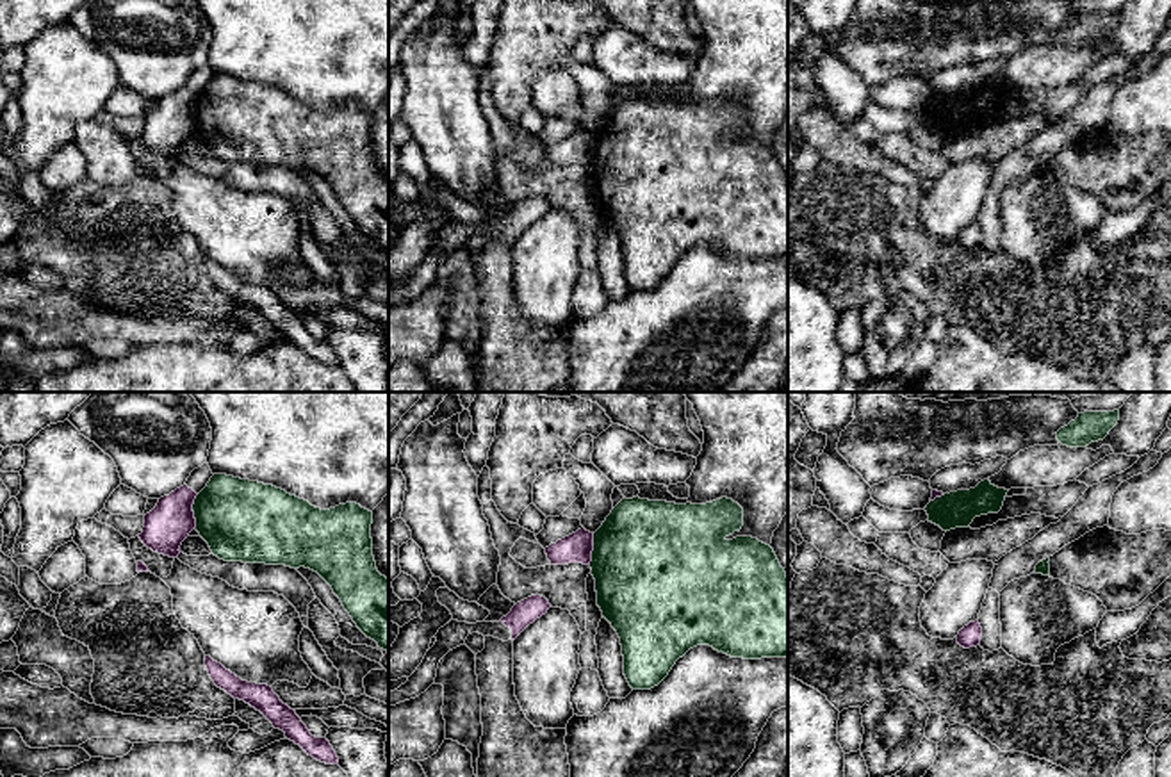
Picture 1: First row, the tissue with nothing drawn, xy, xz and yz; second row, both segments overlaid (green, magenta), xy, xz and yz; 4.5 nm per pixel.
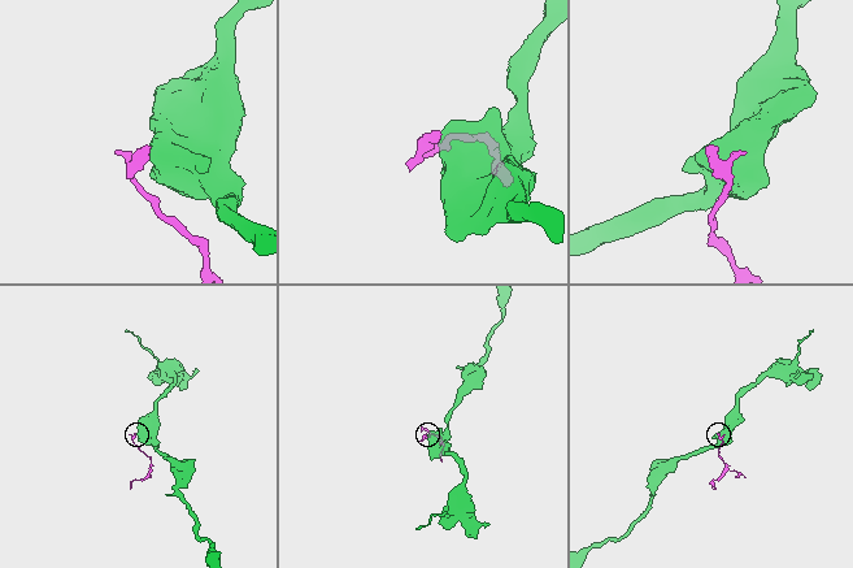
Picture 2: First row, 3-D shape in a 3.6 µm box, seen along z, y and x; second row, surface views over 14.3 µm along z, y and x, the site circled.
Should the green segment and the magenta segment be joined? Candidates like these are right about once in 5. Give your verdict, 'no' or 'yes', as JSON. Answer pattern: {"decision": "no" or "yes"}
{"decision": "no"}

